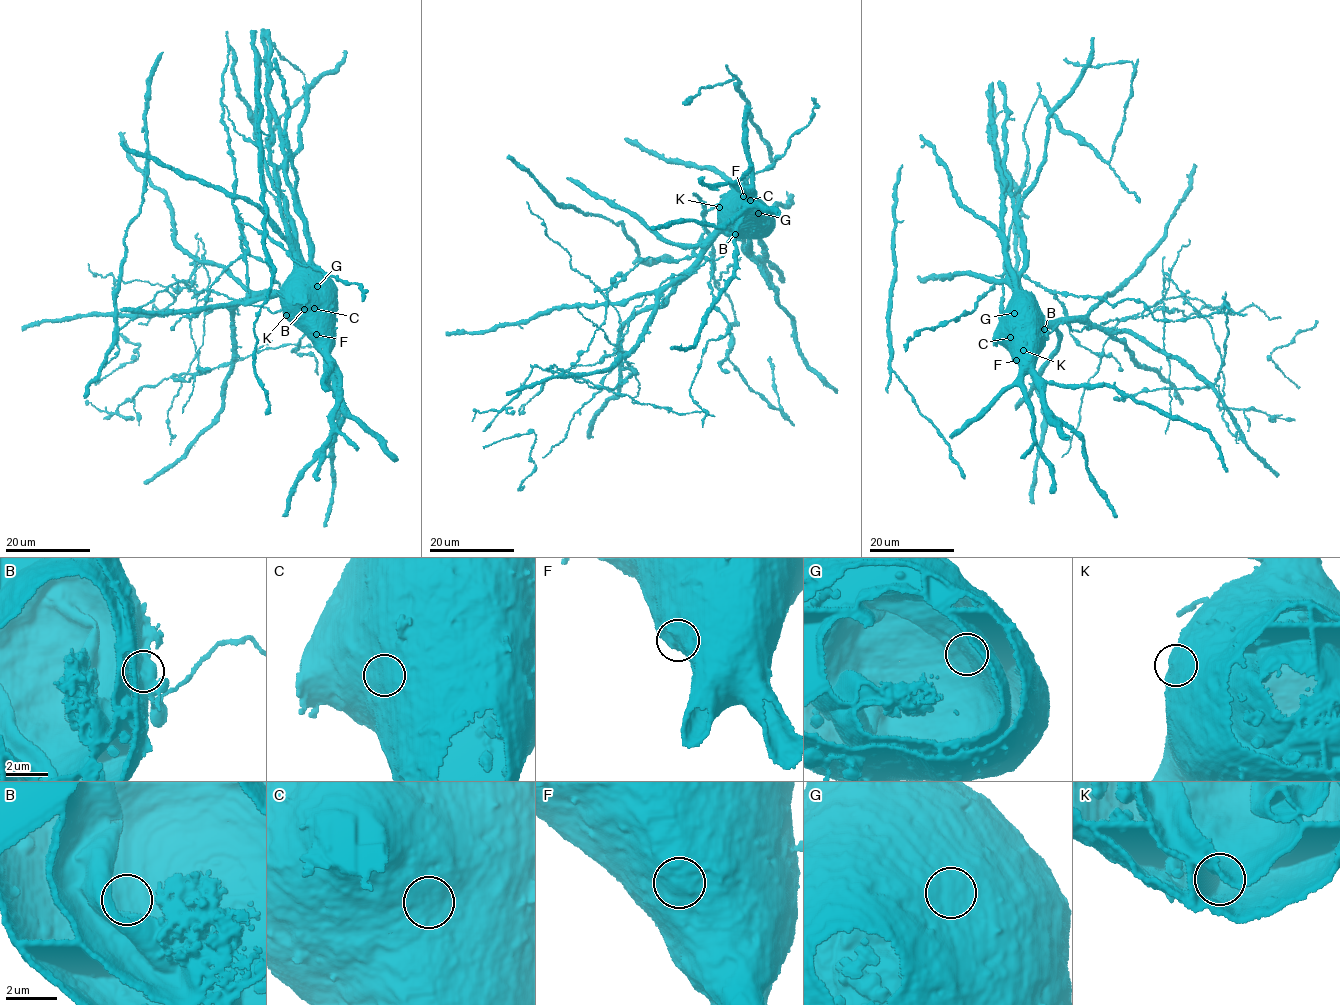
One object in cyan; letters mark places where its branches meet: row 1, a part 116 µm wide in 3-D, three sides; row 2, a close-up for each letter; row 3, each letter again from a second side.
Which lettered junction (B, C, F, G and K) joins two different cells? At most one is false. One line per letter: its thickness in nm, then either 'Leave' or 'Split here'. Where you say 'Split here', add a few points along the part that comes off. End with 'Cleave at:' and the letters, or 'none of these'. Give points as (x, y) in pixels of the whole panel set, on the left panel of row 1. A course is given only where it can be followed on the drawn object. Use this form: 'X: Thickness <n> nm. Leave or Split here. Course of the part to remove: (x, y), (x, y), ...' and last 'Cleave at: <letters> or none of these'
B: Thickness 1200 nm. Split here. Course of the part to remove: (304, 309), (272, 312), (188, 289), (201, 263), (209, 278), (204, 329), (187, 373), (319, 344)
C: Thickness 1250 nm. Leave
F: Thickness 1100 nm. Leave
G: Thickness 1200 nm. Leave
K: Thickness 1150 nm. Leave
Cleave at: B

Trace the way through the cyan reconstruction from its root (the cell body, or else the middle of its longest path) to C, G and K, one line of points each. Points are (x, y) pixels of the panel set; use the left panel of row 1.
C: (296, 292), (293, 297), (306, 301), (314, 308)
G: (296, 292), (300, 285), (317, 286)
K: (296, 292), (286, 315)

